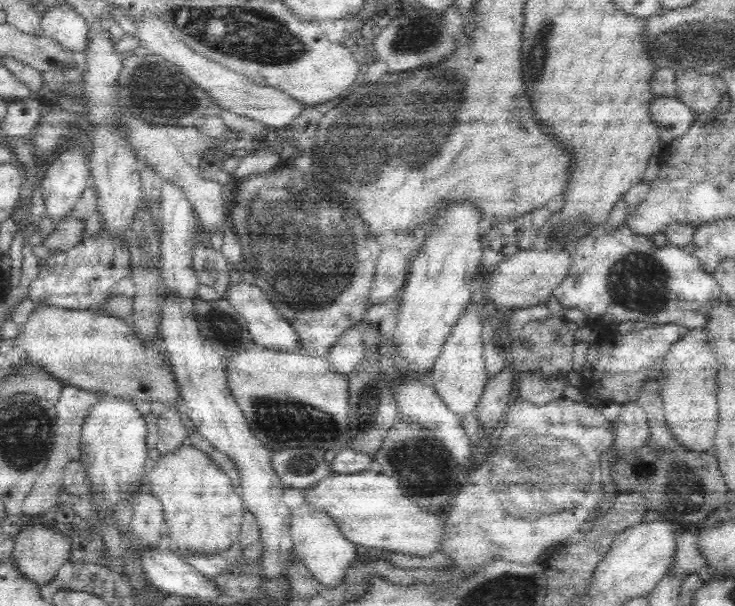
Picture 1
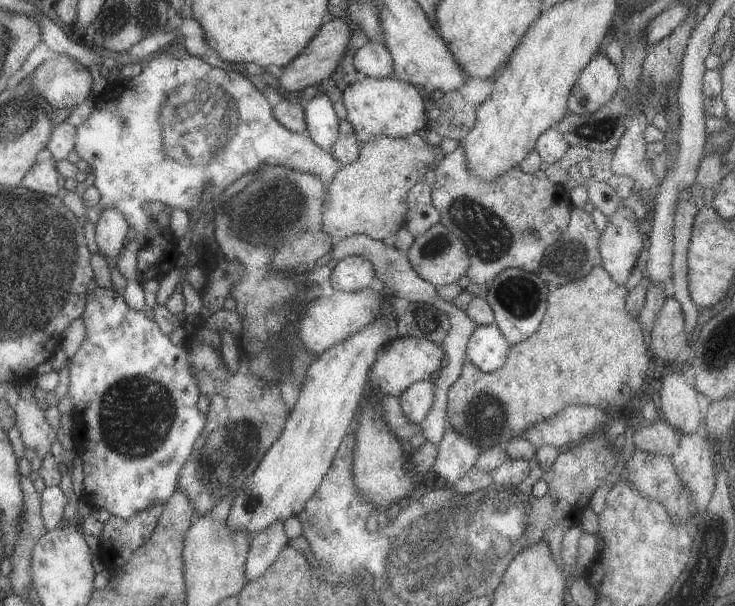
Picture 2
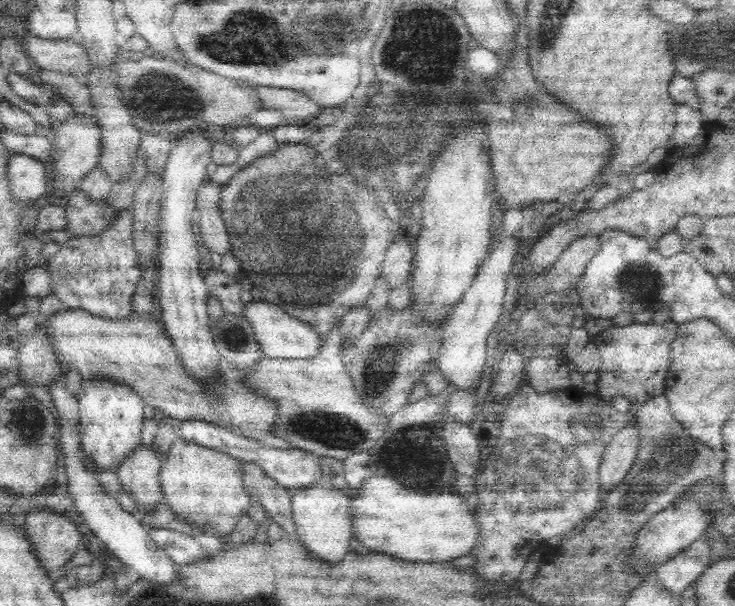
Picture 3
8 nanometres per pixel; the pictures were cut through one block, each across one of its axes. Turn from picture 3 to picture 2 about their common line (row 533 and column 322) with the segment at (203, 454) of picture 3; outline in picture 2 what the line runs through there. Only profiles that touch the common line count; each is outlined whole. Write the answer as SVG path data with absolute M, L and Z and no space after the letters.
M409 134L403 138L391 138L391 136L375 136L367 142L357 142L359 156L355 162L343 166L337 170L331 178L331 182L325 186L323 192L323 206L321 206L321 218L319 218L319 230L327 234L333 242L345 240L349 236L367 236L371 240L383 242L391 234L397 234L403 226L403 220L407 216L407 192L417 184L421 176L427 174L427 164L439 162L443 156L437 156L435 150L431 150L421 134Z

